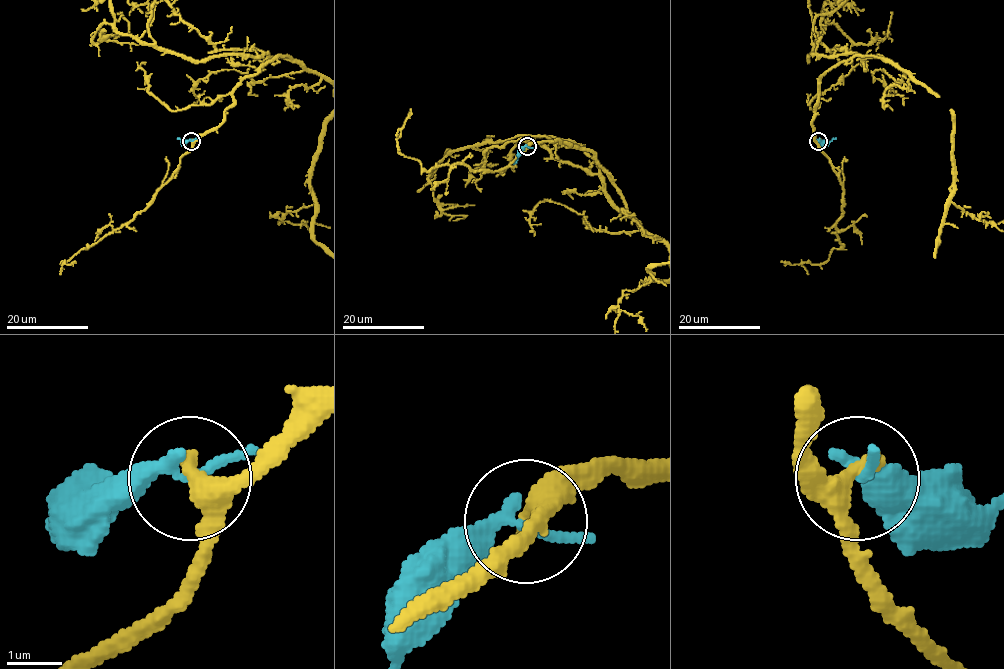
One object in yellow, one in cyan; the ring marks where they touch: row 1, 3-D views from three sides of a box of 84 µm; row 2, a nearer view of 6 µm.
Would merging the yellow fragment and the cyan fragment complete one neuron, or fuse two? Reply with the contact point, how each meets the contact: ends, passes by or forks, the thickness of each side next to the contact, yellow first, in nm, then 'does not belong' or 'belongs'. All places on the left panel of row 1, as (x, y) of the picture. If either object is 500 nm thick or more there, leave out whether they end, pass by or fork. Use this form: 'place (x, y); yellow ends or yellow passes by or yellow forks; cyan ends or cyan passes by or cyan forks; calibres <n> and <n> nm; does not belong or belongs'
place (191, 141); yellow passes by; cyan passes by; calibres 340 and 240 nm; does not belong

